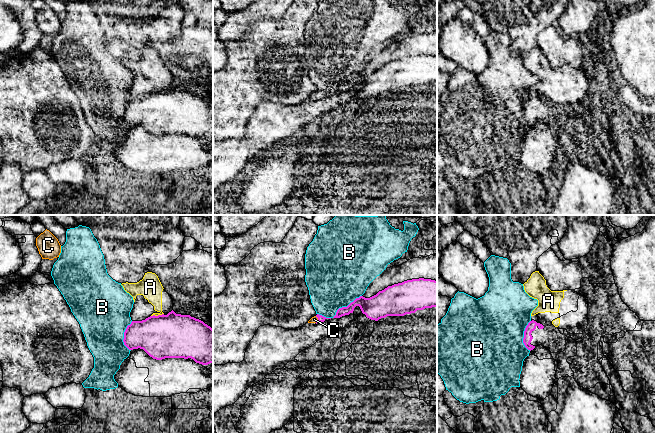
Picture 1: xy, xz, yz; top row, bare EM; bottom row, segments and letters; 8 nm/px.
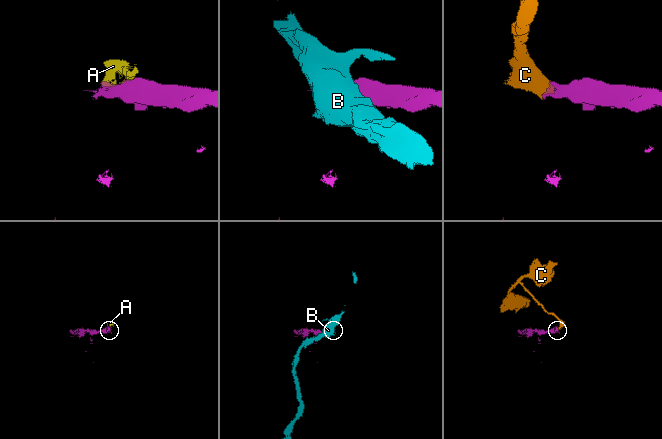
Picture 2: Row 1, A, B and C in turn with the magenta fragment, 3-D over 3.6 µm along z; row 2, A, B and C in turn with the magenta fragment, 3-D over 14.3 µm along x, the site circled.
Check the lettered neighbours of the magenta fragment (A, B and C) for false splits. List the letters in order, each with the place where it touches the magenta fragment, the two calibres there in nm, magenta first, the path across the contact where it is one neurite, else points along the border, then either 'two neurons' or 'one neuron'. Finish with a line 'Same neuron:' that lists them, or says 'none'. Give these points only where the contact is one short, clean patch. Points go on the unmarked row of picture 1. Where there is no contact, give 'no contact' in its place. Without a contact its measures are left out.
A: contact xy (158, 91); calibres 360 and 180 nm; two neurons
B: contact xz (345, 83); calibres 190 and 460 nm; two neurons
C: contact xz (318, 95); calibres 50 and 50 nm; way xz (321, 94), (318, 95), (314, 95); one neuron
Same neuron: C

